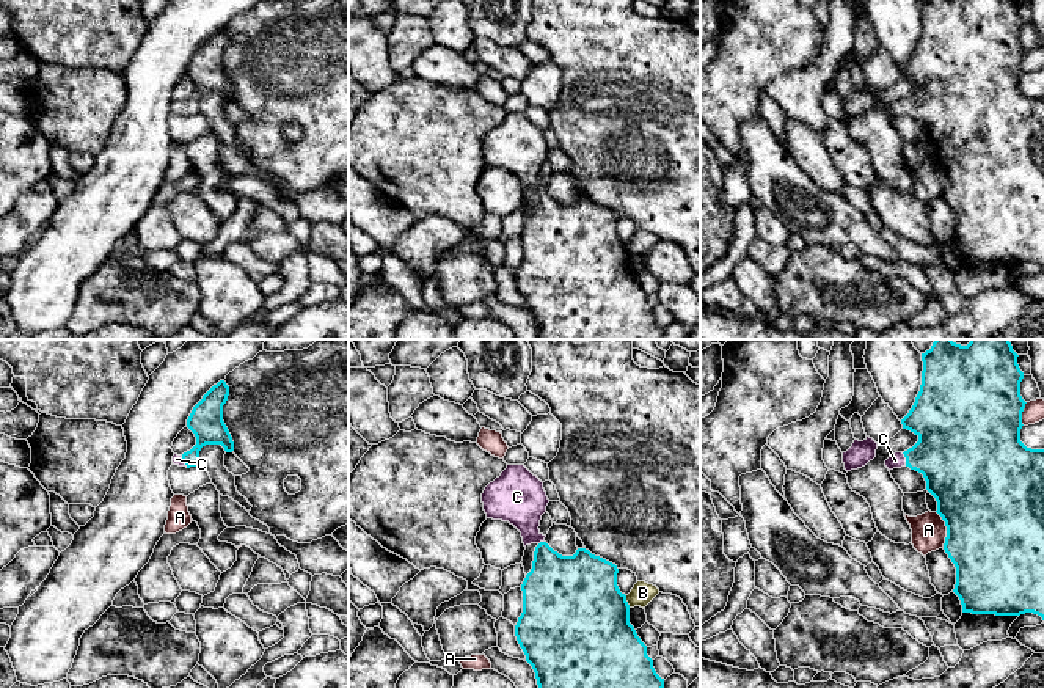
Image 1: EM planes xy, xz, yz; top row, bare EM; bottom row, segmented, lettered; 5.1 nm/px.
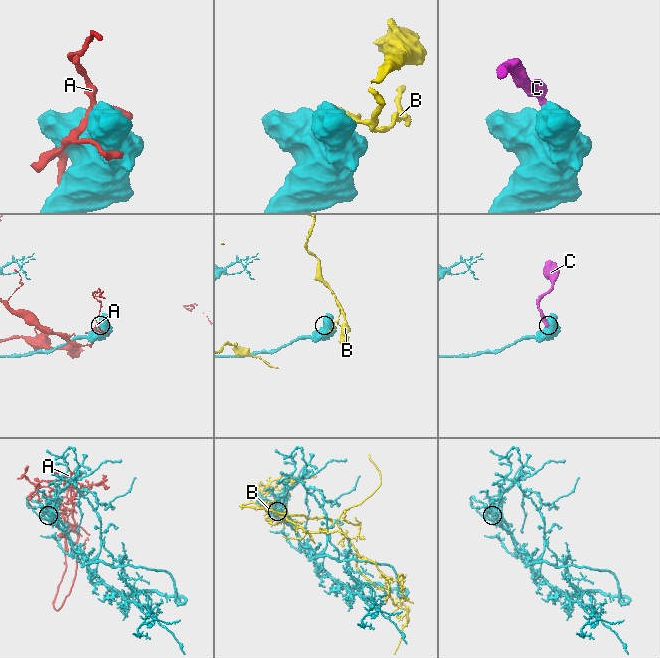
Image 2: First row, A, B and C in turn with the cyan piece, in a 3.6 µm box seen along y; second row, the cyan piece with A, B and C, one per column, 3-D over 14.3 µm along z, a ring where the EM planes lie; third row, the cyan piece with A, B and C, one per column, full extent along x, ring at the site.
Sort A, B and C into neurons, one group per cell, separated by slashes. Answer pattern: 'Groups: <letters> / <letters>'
Groups: A / B / C

